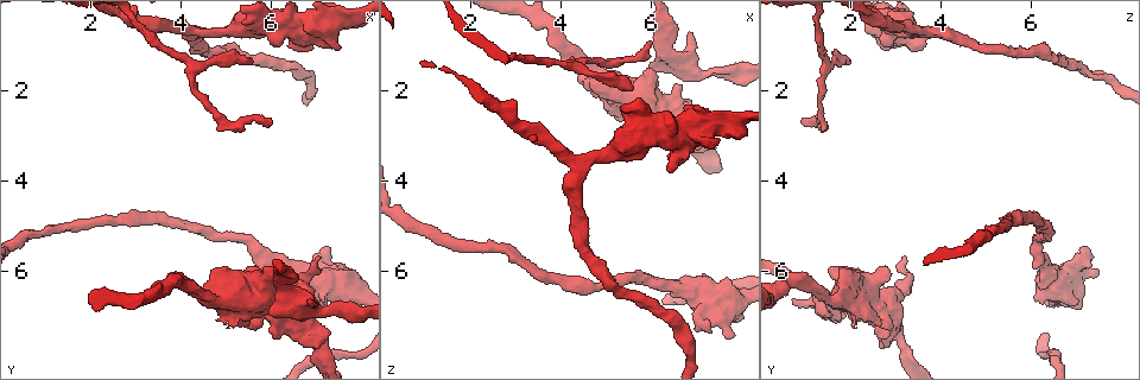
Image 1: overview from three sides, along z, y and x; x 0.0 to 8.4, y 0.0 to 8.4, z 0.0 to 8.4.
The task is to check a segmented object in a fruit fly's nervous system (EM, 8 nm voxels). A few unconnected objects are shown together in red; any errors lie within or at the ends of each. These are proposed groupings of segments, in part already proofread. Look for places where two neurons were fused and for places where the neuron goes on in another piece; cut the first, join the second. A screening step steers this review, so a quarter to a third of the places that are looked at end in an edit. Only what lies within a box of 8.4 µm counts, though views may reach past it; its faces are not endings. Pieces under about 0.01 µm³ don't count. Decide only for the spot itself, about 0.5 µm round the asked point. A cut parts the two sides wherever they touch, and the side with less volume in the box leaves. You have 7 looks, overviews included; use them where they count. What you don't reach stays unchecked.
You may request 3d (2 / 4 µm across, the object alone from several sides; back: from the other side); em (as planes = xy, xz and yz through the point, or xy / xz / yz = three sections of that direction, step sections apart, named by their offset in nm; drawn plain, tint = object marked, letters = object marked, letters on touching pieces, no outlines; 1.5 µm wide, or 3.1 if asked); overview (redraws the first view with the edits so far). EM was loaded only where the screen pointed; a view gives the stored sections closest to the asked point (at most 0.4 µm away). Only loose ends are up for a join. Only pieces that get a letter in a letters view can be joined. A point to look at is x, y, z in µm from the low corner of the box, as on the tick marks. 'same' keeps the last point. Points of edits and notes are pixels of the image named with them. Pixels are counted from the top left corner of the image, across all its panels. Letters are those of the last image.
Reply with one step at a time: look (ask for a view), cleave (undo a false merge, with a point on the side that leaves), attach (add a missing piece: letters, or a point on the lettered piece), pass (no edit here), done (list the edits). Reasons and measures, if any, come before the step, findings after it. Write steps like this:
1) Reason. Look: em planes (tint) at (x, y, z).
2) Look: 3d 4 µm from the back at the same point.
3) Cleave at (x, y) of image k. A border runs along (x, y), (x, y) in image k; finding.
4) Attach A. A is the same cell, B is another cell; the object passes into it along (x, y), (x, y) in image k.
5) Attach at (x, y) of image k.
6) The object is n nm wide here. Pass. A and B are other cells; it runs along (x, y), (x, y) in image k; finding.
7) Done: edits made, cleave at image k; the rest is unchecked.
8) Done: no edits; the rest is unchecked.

An open end. Look: em xz step 4 (letters) at (6.85, 6.60, 0.75).

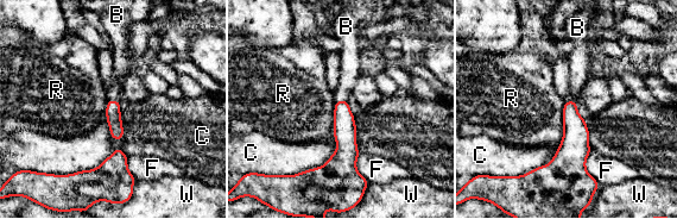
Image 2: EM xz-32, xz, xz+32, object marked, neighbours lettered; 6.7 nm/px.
Look: em planes (letters) at the same point.

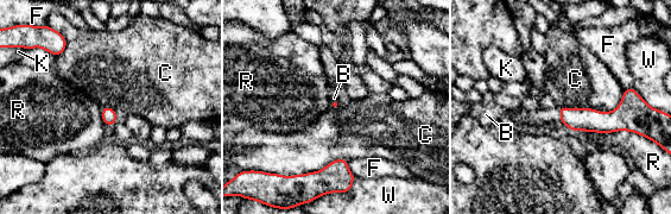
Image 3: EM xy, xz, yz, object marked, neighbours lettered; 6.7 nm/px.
Attach B. B is the same cell, C, F, K, R and W are other cells; it goes on there.

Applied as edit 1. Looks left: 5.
An open end. Look: em planes (tint) at (7.25, 5.40, 7.15).

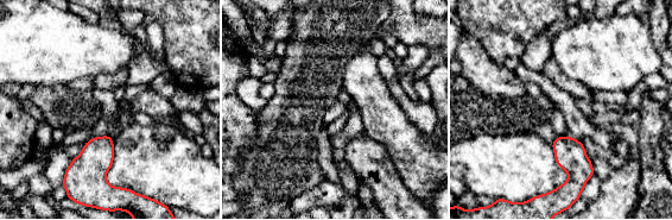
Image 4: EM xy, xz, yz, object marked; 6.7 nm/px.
Look: em planes (letters) at the same point.

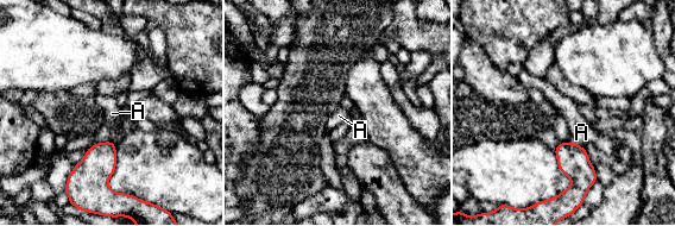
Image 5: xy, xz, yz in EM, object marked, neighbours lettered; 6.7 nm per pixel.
Pass. A is another cell; a border runs along (571, 140), (584, 148) in image 5; no lettered piece goes on from it.

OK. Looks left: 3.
Long arm stops here. Look: 3d 2 µm at (5.95, 2.80, 0.95).

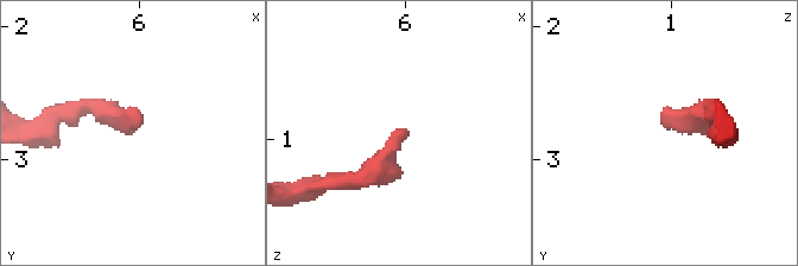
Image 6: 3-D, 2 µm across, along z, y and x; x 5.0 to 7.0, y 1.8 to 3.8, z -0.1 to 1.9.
Now the EM. Look: em yz step 8 (letters) at (5.98, 2.76, 0.94).

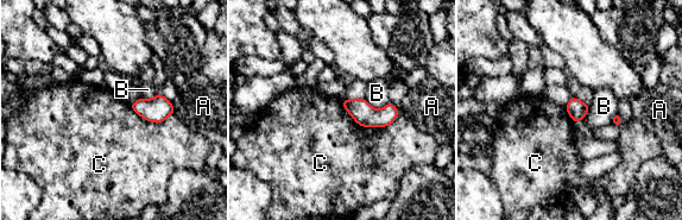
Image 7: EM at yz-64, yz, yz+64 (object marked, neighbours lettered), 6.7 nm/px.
Pass. A, B and C are other cells; a border runs along (130, 105), (155, 123), (174, 114) in image 7; none of them fits.

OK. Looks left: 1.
Done: edits made, attach at image 3; the rest is unchecked.

